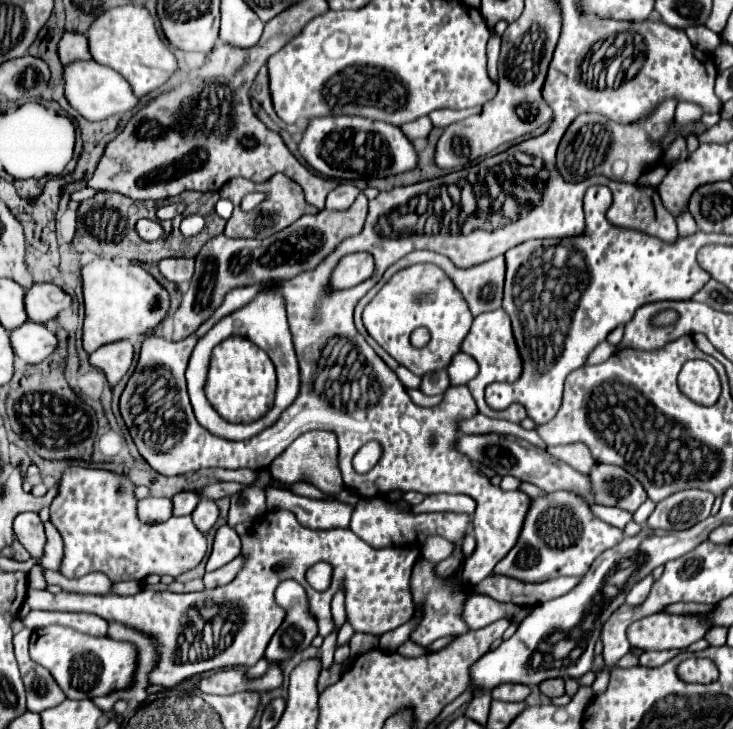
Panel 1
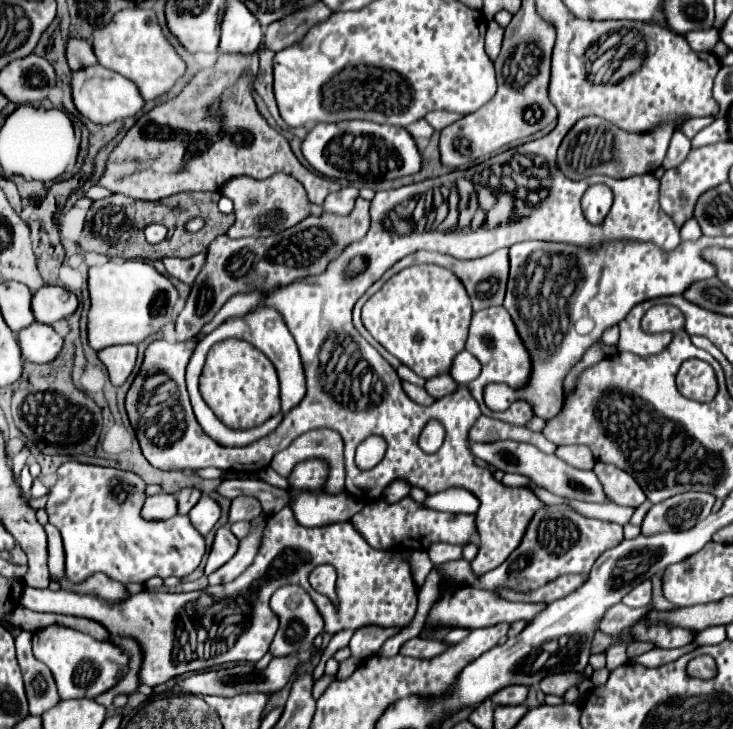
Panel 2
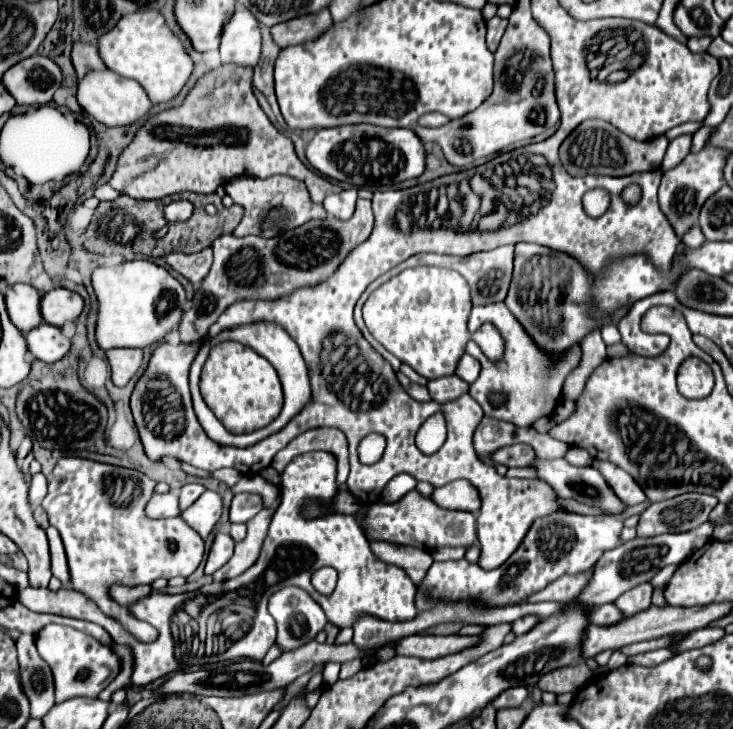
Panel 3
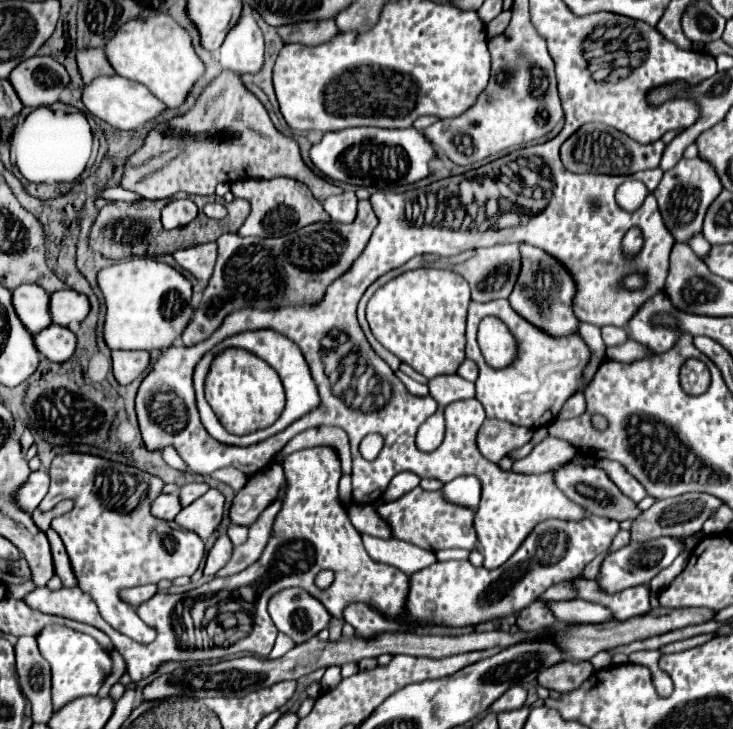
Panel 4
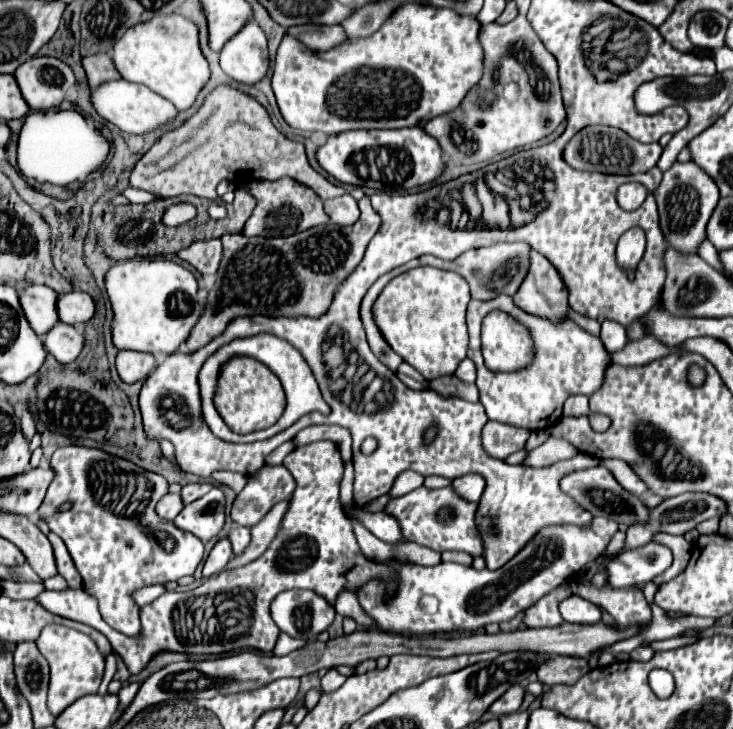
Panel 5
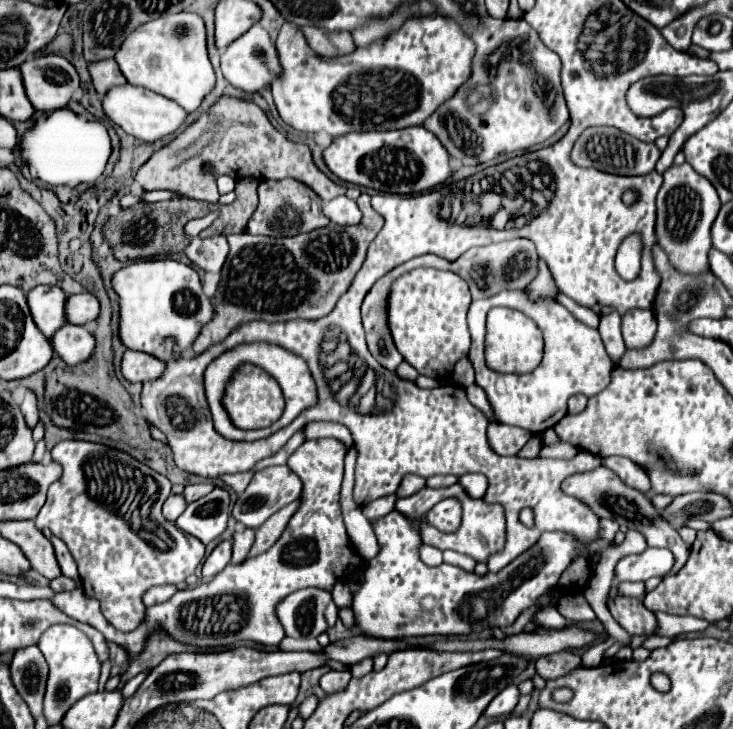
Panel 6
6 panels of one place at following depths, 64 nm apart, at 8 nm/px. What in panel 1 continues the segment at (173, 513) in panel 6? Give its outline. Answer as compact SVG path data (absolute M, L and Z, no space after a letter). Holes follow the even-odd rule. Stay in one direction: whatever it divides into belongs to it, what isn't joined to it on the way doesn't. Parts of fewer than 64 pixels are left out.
M144 498L138 504L138 518L142 522L164 522L172 516L172 500L170 498Z

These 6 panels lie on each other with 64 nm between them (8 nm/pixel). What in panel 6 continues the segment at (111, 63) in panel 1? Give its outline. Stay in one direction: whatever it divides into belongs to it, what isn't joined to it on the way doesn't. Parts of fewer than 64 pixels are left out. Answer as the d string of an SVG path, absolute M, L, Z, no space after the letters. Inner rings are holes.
M192 12L168 14L142 24L124 40L116 52L116 62L130 84L162 94L188 112L194 112L216 86L214 68L206 50L204 20Z

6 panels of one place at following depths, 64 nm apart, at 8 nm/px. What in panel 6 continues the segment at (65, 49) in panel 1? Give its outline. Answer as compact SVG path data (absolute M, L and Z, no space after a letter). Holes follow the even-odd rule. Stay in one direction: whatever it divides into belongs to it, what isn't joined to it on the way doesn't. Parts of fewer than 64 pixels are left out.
M102 60L102 62L96 62L96 64L88 64L88 70L90 70L90 76L92 76L94 88L100 96L104 96L104 92L108 92L114 86L126 84L126 78L120 72L116 60Z

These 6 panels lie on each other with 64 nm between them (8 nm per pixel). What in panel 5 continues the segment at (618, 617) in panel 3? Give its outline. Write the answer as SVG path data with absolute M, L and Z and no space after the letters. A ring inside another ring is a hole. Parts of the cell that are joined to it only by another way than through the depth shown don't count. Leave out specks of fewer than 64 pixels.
M572 594L560 602L560 614L566 622L600 622L600 610L596 604Z

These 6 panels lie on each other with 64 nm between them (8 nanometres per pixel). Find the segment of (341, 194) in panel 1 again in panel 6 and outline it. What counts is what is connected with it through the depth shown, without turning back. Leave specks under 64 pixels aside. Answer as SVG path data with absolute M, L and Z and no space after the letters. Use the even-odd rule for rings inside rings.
M338 196L330 202L326 202L324 216L328 216L338 226L354 226L354 224L360 224L360 220L362 220L362 212L358 210L356 202L346 196Z

